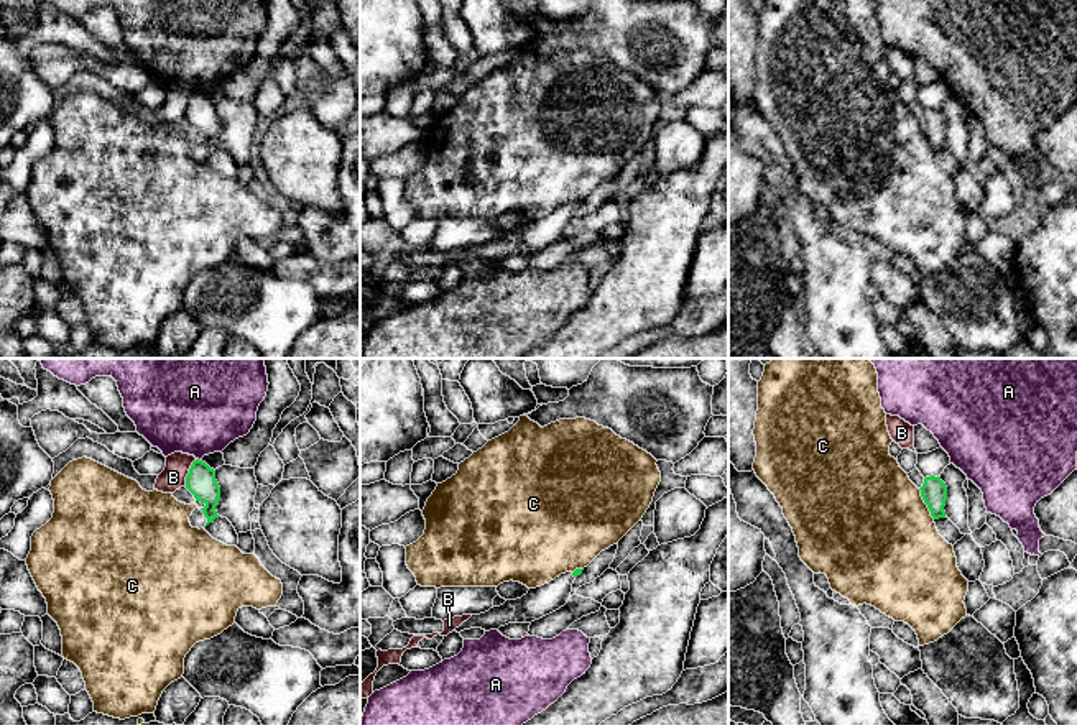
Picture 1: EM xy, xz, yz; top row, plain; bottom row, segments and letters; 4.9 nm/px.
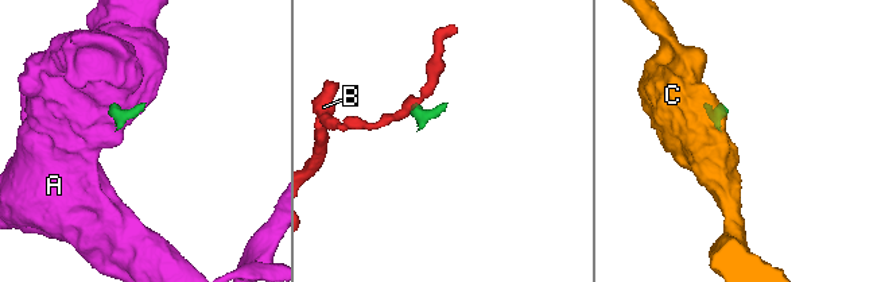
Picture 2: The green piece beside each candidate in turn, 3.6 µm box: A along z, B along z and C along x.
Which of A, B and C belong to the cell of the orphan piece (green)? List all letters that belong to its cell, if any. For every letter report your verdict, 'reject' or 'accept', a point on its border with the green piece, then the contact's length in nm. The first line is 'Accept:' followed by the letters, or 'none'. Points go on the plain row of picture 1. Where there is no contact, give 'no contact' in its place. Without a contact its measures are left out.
Accept: none
A: reject; contact xy (198, 91); length 30 nm
B: reject; contact xy (189, 102); length 140 nm
C: reject; contact yz (924, 133); length 170 nm

